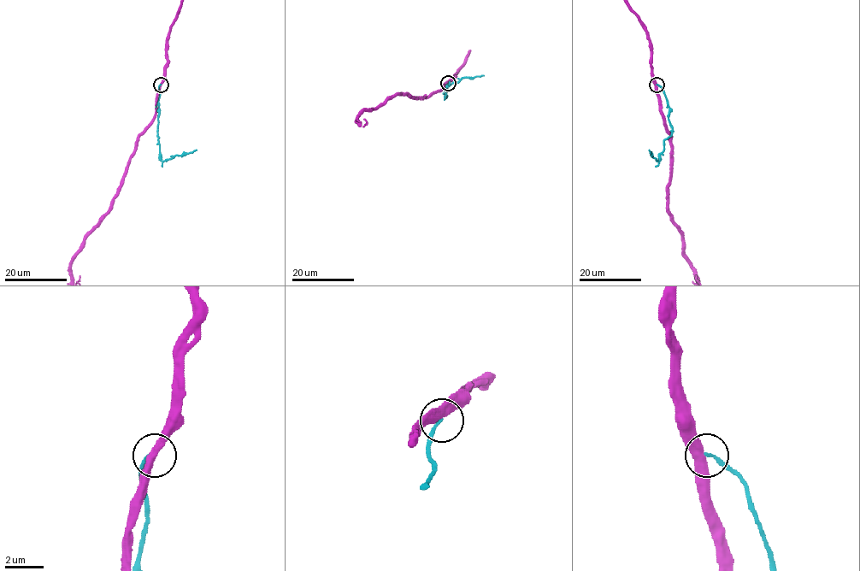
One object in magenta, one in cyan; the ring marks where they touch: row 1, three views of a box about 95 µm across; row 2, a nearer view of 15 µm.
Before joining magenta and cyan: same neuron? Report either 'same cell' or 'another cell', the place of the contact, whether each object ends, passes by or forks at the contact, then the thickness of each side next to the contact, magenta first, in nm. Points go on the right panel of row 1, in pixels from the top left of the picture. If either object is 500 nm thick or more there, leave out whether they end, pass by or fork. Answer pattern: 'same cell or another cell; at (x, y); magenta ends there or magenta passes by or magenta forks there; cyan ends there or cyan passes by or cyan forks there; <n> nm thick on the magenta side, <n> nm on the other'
another cell; at (656, 85); magenta passes by; cyan ends there; 420 nm thick on the magenta side, 160 nm on the other

